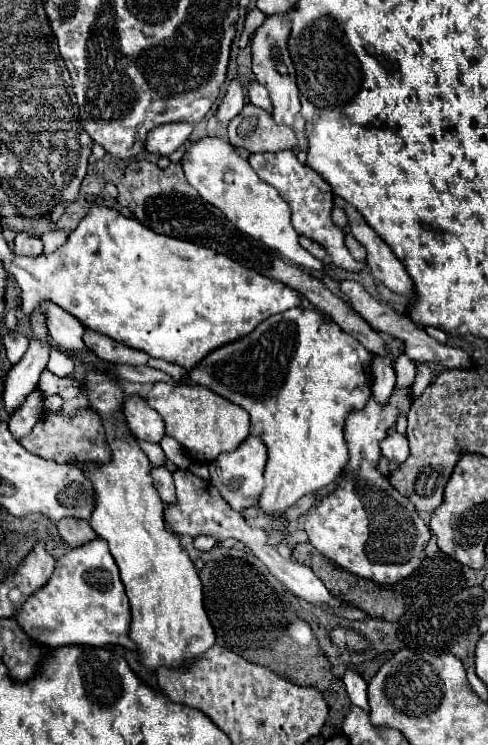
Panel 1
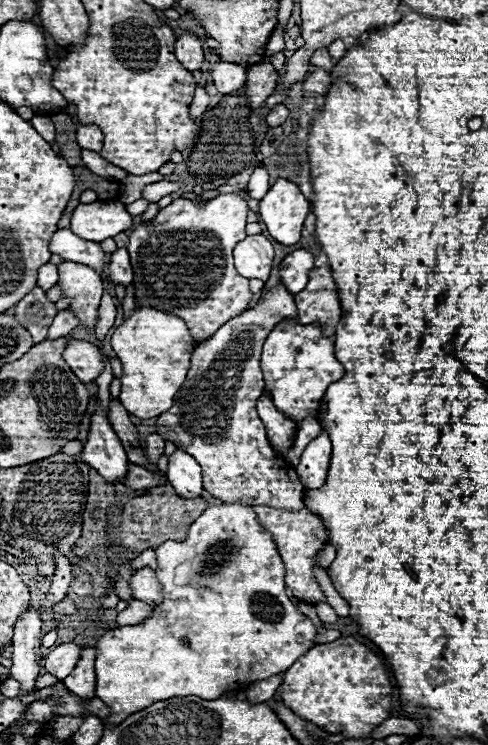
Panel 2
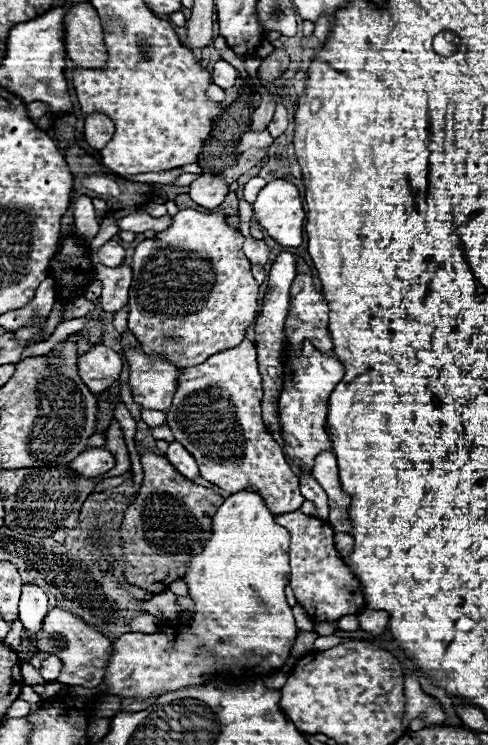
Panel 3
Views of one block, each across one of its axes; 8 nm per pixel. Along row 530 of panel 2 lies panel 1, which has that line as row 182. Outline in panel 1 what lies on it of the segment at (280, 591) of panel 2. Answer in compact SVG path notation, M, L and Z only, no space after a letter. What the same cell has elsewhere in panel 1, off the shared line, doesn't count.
M208 136L198 142L190 142L180 162L184 168L186 180L198 190L198 194L206 202L222 210L224 216L238 230L246 232L248 236L266 244L268 248L280 252L284 258L292 260L298 266L304 266L310 270L324 270L324 264L300 246L298 232L294 230L290 220L290 206L282 200L282 196L274 186L258 178L250 162L240 158L230 142L220 138L208 138Z

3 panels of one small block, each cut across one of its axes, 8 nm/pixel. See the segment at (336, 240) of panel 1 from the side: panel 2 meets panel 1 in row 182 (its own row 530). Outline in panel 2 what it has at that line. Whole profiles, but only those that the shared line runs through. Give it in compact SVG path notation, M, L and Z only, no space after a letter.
M256 506L254 510L256 510L260 522L264 524L264 528L274 536L274 540L278 544L278 552L286 566L286 586L292 590L292 594L308 604L326 602L326 596L320 590L320 584L314 576L314 568L320 566L318 554L328 544L328 530L326 530L324 522L318 520L318 516L306 508L298 510L298 512L288 512L288 510L268 508L268 506Z

